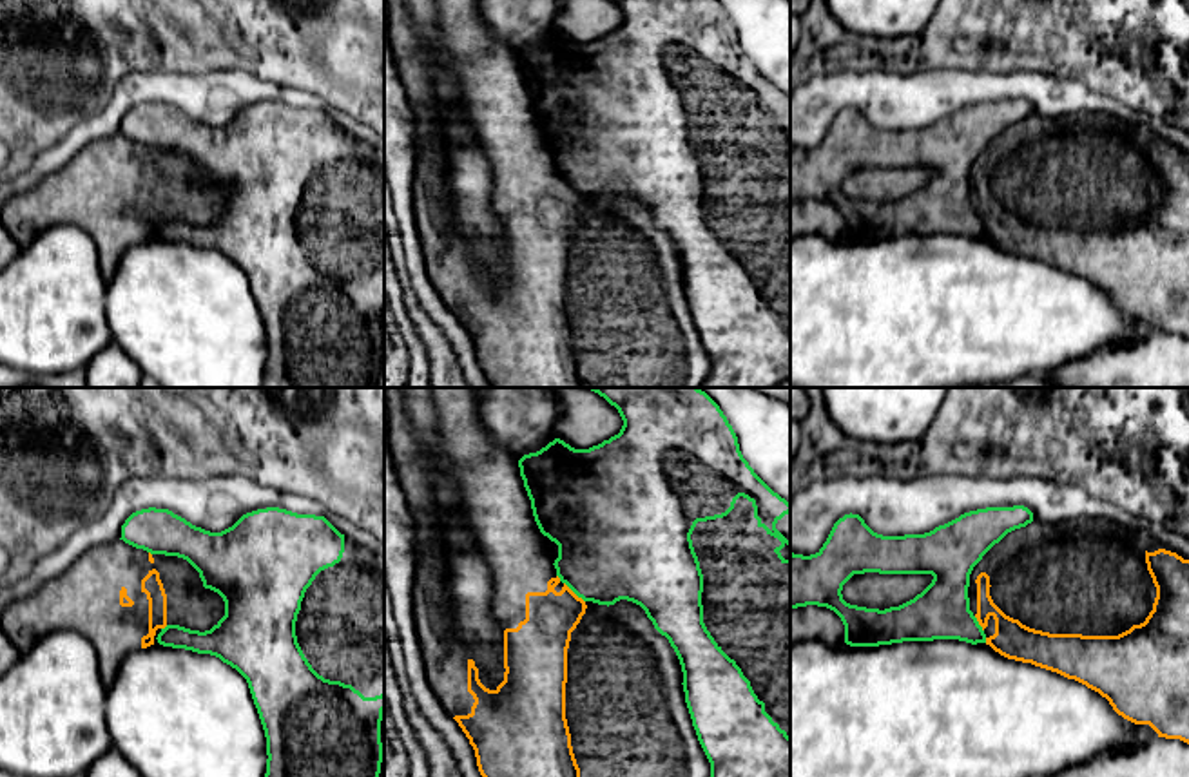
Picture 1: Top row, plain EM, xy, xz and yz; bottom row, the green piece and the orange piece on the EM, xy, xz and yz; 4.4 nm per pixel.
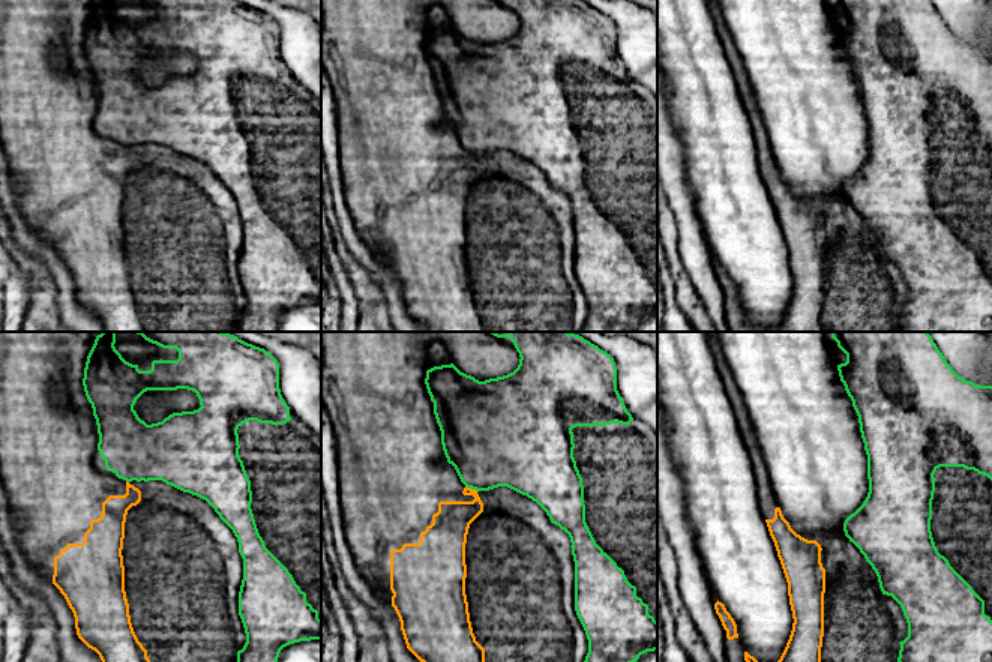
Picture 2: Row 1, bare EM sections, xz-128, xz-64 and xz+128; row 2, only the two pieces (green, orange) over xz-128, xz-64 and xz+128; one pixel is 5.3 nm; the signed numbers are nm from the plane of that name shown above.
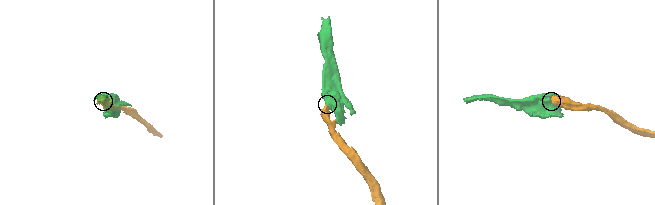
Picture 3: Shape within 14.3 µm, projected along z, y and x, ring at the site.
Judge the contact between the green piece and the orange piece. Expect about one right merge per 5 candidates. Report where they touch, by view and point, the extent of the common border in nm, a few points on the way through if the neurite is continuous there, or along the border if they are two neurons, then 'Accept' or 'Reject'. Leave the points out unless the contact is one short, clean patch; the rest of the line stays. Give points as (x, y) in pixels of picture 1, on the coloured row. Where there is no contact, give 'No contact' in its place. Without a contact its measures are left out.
Touches green at xz (575, 593). Shared border 130 nm. Reject

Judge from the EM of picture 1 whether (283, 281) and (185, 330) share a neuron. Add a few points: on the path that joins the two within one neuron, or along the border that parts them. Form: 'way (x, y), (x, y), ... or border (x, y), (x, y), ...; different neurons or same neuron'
border (231, 261), (247, 278), (267, 337); different neurons

